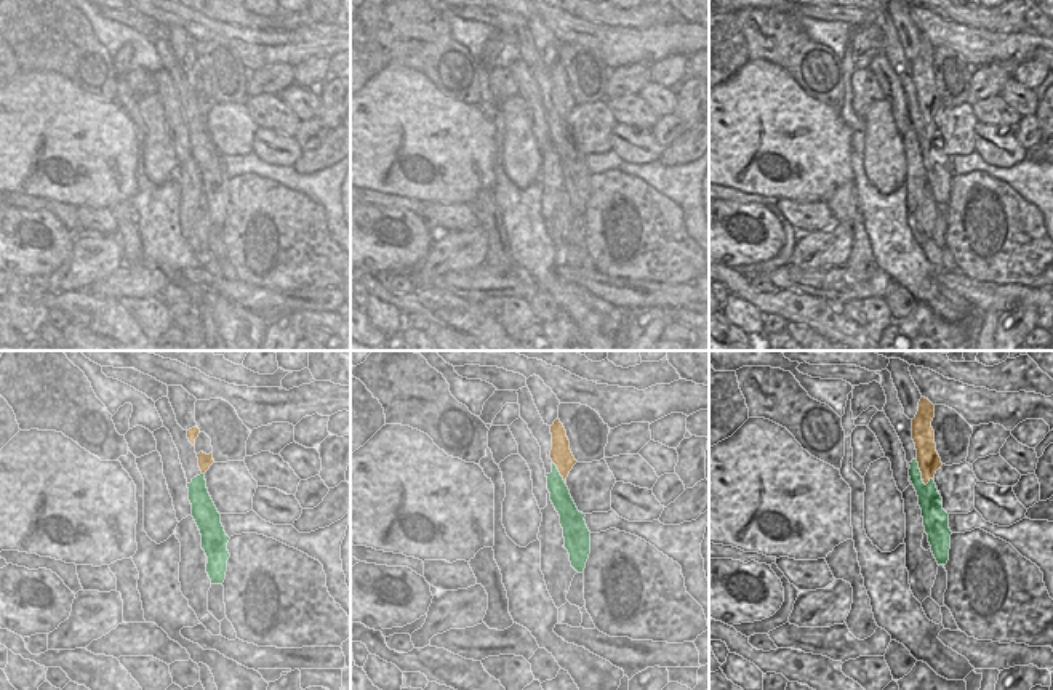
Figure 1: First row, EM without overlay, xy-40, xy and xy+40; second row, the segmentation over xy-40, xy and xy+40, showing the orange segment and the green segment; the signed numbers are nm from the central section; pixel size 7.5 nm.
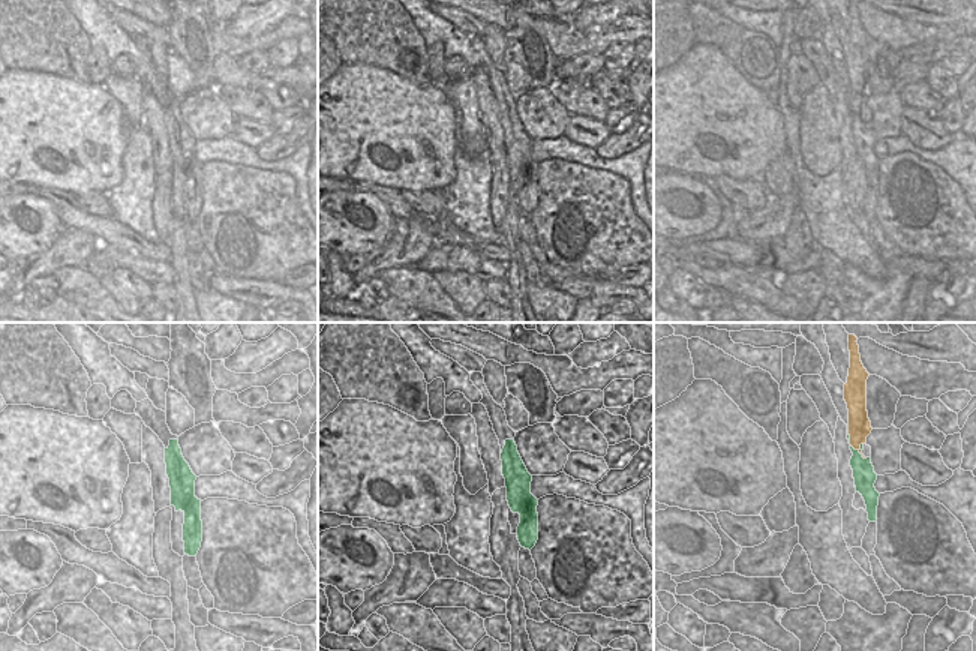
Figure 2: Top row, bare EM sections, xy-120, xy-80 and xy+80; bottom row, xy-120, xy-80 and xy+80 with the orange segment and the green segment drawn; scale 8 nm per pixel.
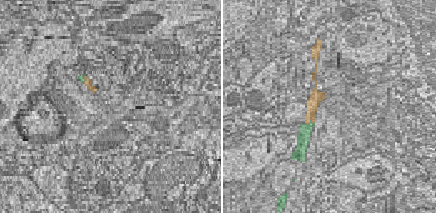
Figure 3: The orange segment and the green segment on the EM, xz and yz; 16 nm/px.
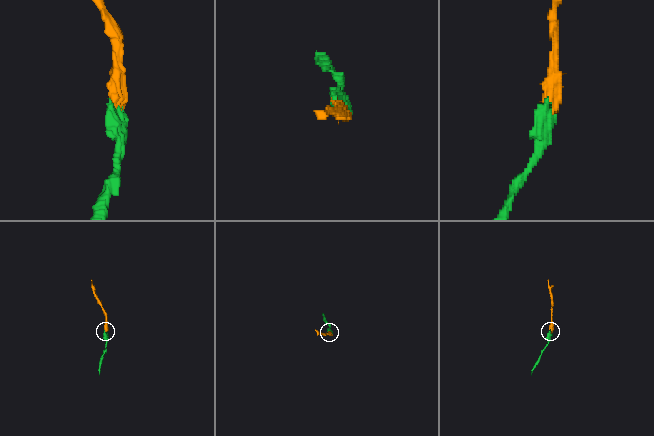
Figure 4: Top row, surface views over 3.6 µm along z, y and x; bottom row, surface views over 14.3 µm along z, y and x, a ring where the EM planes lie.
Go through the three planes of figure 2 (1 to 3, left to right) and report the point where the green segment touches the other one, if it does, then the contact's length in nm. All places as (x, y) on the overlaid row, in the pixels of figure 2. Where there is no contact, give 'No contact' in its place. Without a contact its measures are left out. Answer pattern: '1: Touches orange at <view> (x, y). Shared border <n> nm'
1: No contact
2: No contact
3: Touches orange at xy+80 (853, 447). Shared border 260 nm

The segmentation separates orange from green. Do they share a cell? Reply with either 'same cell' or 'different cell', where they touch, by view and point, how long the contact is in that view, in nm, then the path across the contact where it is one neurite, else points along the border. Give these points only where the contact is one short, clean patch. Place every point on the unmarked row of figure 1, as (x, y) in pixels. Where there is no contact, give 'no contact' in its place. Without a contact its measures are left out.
same cell; contact xy+40 (920, 112); length 220 nm; way xy+40 (928, 101), (920, 112), (930, 143)

